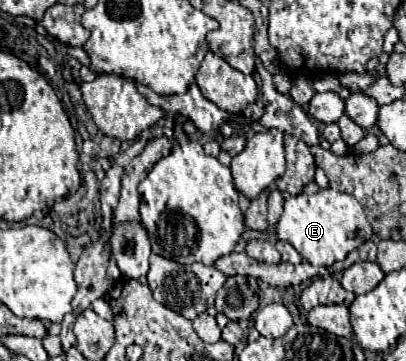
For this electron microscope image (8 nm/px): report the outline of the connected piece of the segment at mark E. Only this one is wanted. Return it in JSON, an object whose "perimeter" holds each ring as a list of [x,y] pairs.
{"perimeter":[[[331,187],[321,189],[313,195],[301,193],[289,197],[283,205],[283,213],[275,229],[275,237],[291,243],[311,265],[331,265],[335,261],[341,261],[349,251],[357,249],[373,235],[363,205],[353,195],[335,191]]]}

